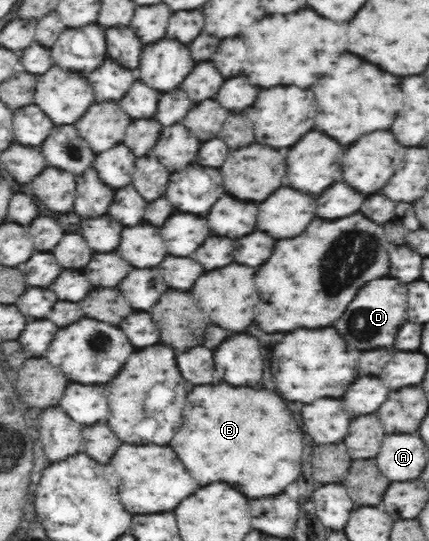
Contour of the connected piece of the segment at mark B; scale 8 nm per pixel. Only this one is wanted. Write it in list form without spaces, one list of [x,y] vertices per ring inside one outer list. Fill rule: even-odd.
[[[200,385],[190,391],[188,405],[184,407],[184,423],[170,441],[170,447],[178,453],[188,473],[200,483],[226,481],[248,497],[272,497],[280,495],[290,483],[294,483],[302,469],[304,437],[292,413],[286,409],[282,397],[266,389],[232,387],[232,385]]]

